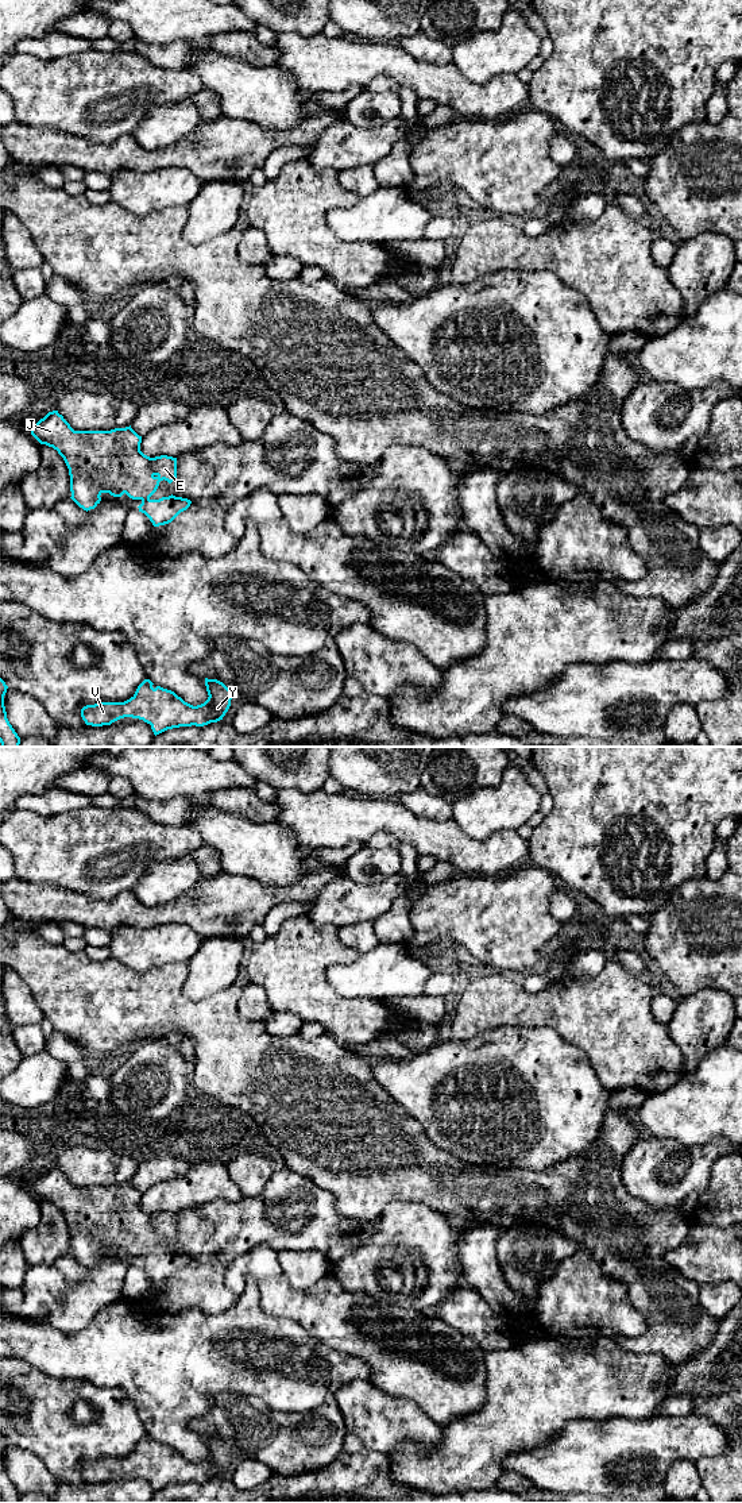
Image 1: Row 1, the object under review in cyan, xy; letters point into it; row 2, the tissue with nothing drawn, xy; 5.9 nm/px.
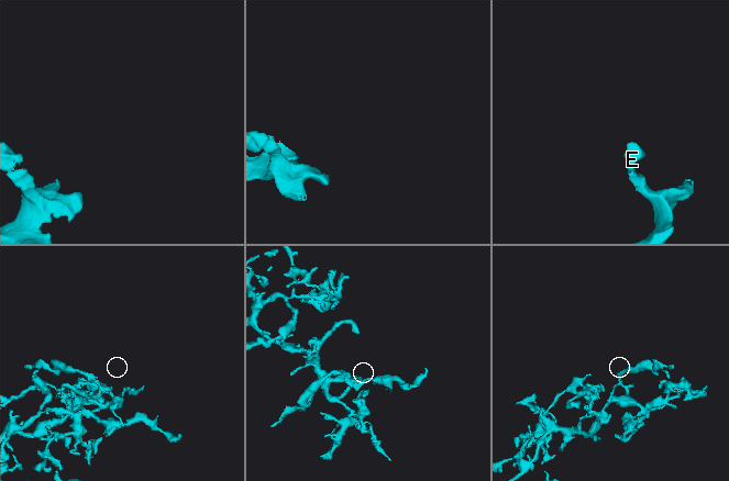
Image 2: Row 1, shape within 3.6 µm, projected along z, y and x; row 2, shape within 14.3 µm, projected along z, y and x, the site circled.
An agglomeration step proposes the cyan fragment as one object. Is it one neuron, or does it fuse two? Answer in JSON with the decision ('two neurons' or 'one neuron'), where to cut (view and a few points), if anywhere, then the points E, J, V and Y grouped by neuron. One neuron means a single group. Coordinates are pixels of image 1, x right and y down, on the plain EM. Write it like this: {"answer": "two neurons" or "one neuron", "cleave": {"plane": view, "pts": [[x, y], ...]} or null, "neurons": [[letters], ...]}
{"answer": "one neuron", "cleave": null, "neurons": [["E", "J", "V", "Y"]]}

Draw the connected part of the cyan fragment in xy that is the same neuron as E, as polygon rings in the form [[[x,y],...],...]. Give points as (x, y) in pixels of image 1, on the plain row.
[[[53,1167],[31,1184],[31,1191],[40,1201],[57,1206],[63,1214],[70,1232],[70,1255],[86,1268],[100,1260],[103,1249],[113,1253],[121,1253],[125,1249],[132,1256],[140,1256],[139,1268],[144,1269],[154,1283],[159,1283],[171,1279],[192,1260],[190,1256],[173,1250],[159,1256],[150,1255],[161,1237],[171,1240],[177,1234],[177,1214],[144,1211],[140,1207],[142,1192],[131,1182],[111,1187],[74,1187],[58,1167]]]

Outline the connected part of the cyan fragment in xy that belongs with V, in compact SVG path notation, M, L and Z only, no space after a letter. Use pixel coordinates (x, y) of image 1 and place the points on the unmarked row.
M205 1434L208 1456L197 1462L185 1458L174 1448L161 1442L152 1444L144 1435L135 1450L124 1458L101 1458L86 1461L81 1473L86 1481L103 1483L132 1473L151 1481L154 1491L179 1483L204 1483L223 1476L231 1462L232 1448L217 1435Z

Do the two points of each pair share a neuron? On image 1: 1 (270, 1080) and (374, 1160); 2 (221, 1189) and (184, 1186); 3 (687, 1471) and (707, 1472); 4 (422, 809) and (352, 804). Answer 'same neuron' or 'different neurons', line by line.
1: same neuron
2: same neuron
3: different neurons
4: different neurons

